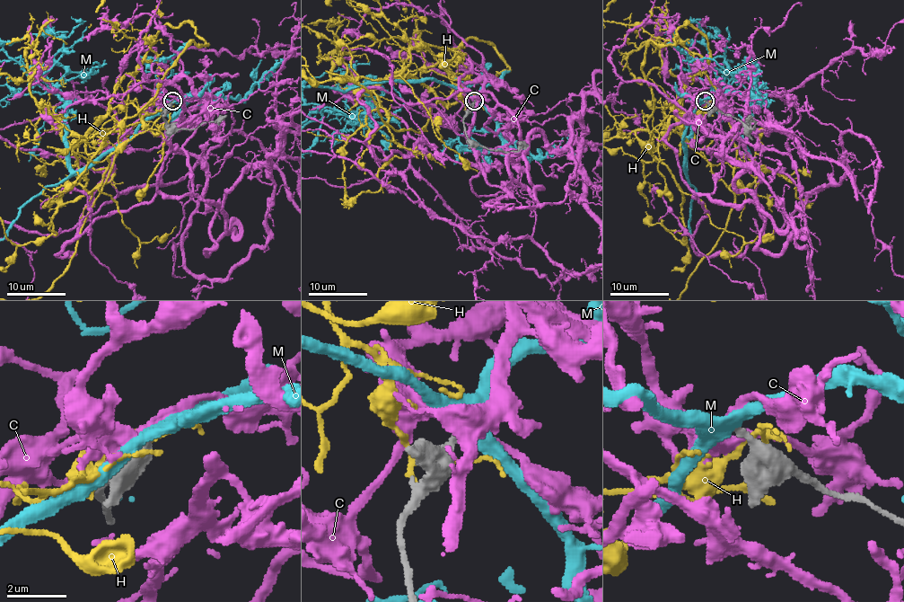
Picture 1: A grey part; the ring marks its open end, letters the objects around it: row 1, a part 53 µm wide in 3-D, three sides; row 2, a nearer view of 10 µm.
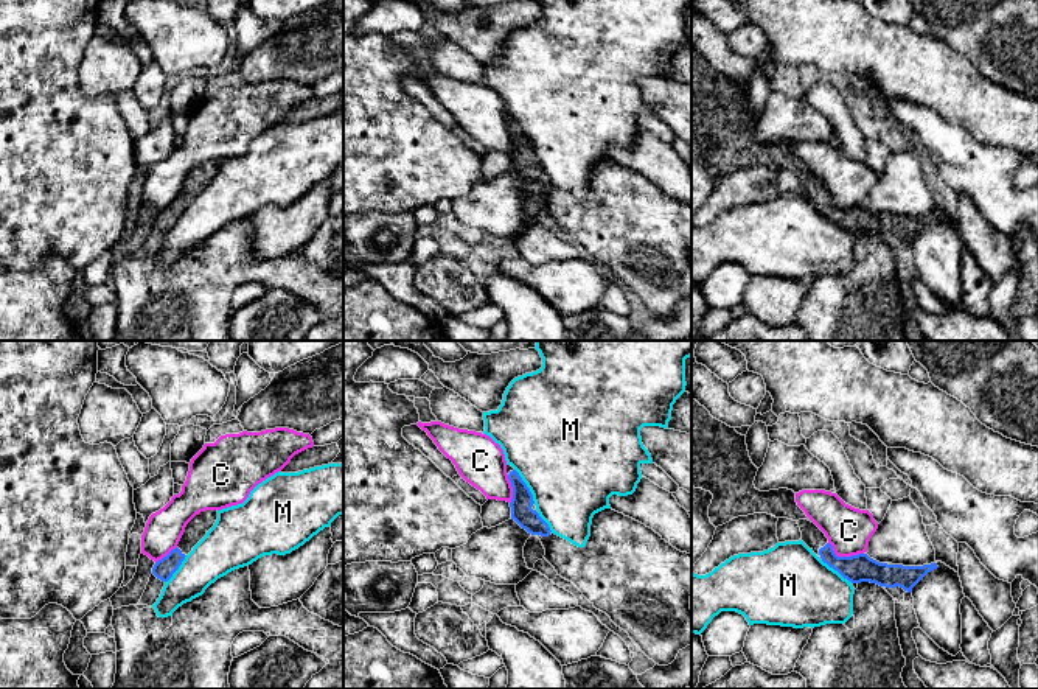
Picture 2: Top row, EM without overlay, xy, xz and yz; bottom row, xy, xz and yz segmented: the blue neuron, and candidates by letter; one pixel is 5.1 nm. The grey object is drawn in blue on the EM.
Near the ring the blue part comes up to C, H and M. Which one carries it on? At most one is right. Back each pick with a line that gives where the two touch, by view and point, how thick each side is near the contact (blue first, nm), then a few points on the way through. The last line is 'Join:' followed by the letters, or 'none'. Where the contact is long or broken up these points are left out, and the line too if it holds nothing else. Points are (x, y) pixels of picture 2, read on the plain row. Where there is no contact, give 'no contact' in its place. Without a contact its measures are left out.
Join: none

